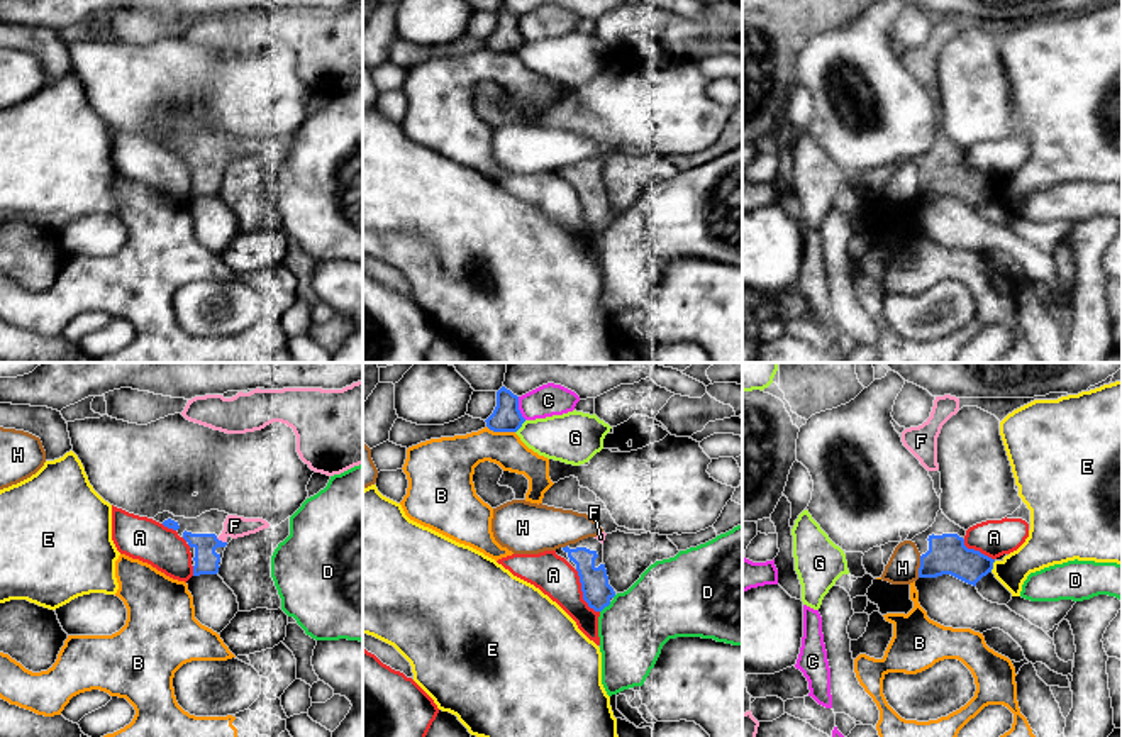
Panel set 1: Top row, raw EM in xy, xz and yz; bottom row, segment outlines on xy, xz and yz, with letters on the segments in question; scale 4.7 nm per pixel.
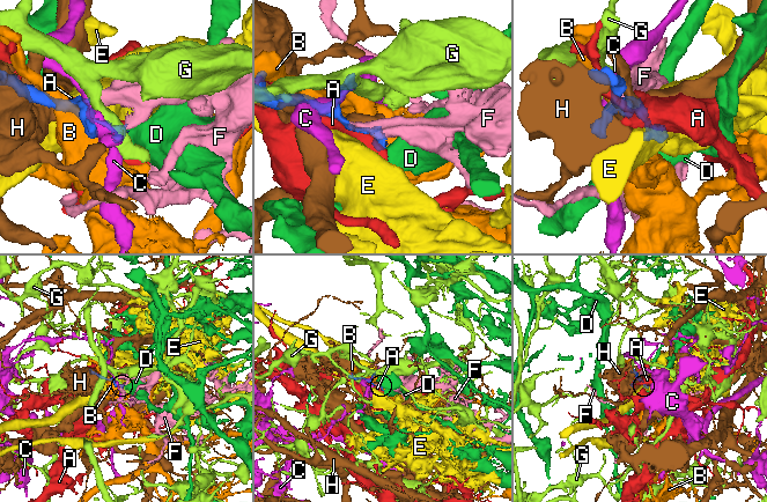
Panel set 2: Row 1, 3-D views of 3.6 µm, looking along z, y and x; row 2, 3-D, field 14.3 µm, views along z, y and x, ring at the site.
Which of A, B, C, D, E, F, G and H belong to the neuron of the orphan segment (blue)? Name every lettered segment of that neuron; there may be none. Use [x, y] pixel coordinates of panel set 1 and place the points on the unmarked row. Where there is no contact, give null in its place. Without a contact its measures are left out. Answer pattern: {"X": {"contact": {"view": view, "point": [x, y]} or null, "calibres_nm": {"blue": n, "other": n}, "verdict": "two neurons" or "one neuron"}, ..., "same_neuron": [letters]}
{"A": {"contact": {"view": "xz", "point": [583, 214]}, "calibres_nm": {"blue": 140, "other": 190}, "verdict": "two neurons"}, "B": {"contact": {"view": "xz", "point": [500, 51]}, "calibres_nm": {"blue": 140, "other": 200}, "verdict": "two neurons"}, "C": {"contact": {"view": "xz", "point": [517, 29]}, "calibres_nm": {"blue": 140, "other": 150}, "verdict": "two neurons"}, "D": {"contact": {"view": "xz", "point": [605, 226]}, "calibres_nm": {"blue": 140, "other": 320}, "verdict": "two neurons"}, "E": {"contact": {"view": "yz", "point": [992, 187]}, "calibres_nm": {"blue": 190, "other": 180}, "verdict": "two neurons"}, "F": {"contact": {"view": "xy", "point": [221, 161]}, "calibres_nm": {"blue": 110, "other": 100}, "verdict": "one neuron"}, "G": {"contact": {"view": "xz", "point": [521, 46]}, "calibres_nm": {"blue": 140, "other": 240}, "verdict": "two neurons"}, "H": {"contact": {"view": "yz", "point": [921, 187]}, "calibres_nm": {"blue": 190, "other": 150}, "verdict": "two neurons"}, "same_neuron": ["F"]}

